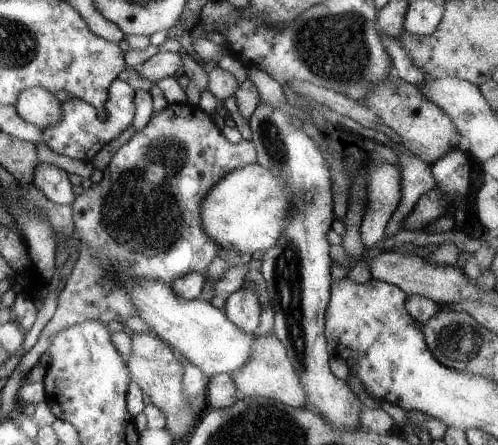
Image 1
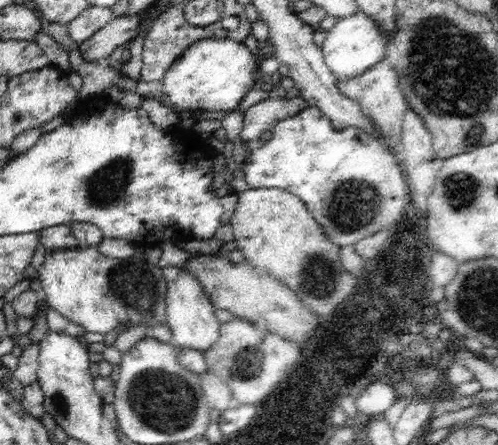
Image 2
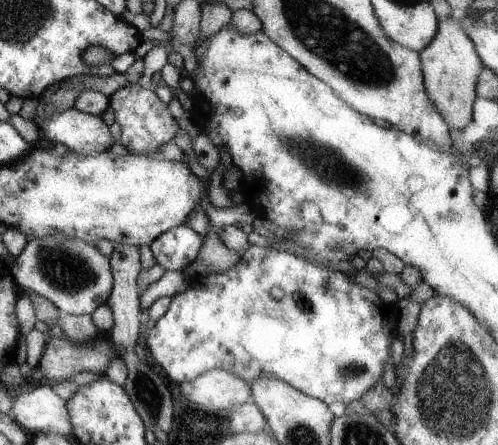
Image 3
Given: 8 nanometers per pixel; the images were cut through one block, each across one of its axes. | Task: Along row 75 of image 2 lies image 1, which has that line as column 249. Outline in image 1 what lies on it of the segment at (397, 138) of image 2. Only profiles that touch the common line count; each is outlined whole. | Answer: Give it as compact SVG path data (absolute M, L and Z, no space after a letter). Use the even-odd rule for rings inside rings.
M274 333L256 337L252 359L249 359L245 366L234 370L231 376L237 387L237 399L265 397L294 409L304 409L307 406L307 395L300 383L298 374L288 359L287 350Z

